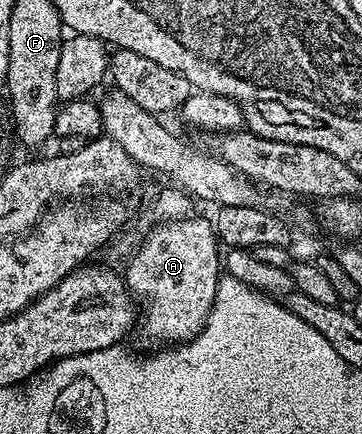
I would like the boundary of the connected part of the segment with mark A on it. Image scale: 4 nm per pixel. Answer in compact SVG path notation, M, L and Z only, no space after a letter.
M190 217L187 219L173 219L169 223L159 223L152 228L153 232L145 239L145 244L138 249L133 255L133 260L129 263L129 268L123 271L123 278L125 286L129 288L130 295L139 304L139 331L146 335L149 339L158 339L158 344L161 345L176 345L178 343L188 343L189 340L200 333L203 329L203 325L207 321L207 317L211 313L213 303L217 299L217 281L223 274L223 251L219 246L219 240L217 238L217 228L212 222L209 223L205 219L196 219L196 217Z

